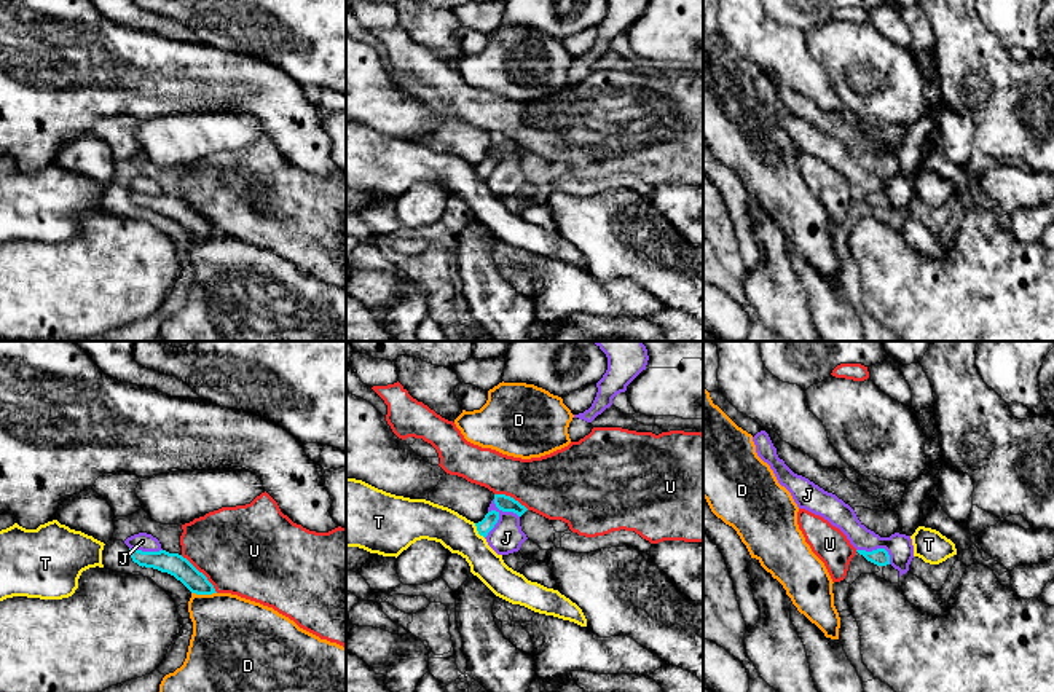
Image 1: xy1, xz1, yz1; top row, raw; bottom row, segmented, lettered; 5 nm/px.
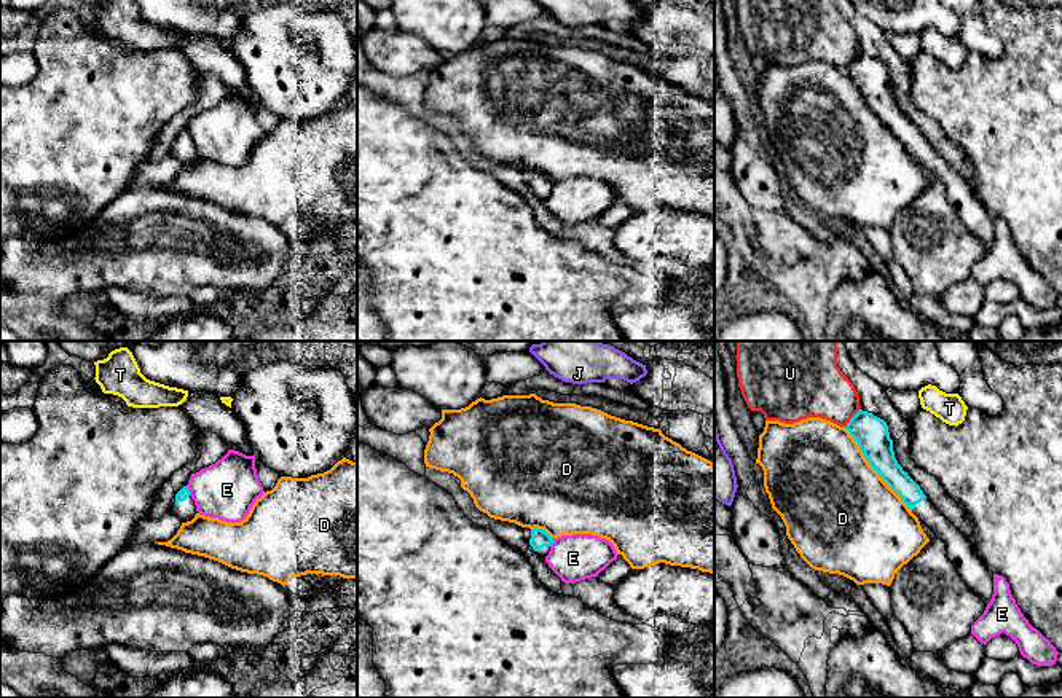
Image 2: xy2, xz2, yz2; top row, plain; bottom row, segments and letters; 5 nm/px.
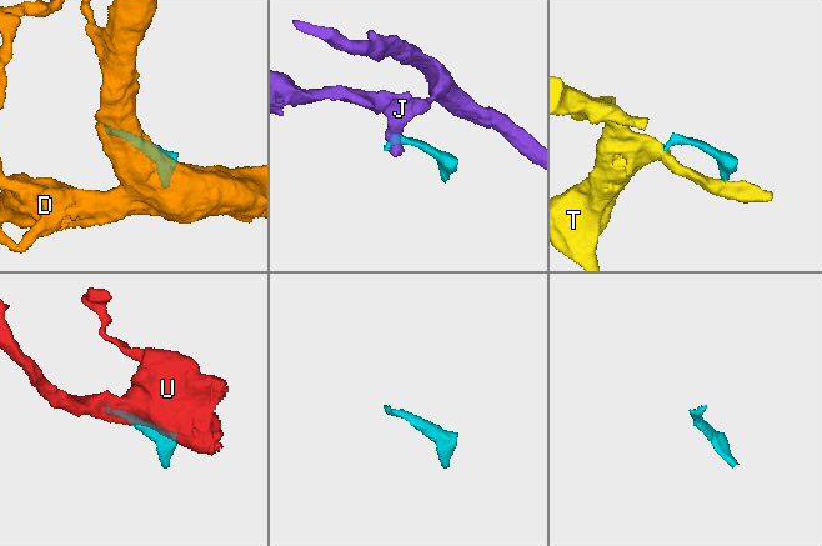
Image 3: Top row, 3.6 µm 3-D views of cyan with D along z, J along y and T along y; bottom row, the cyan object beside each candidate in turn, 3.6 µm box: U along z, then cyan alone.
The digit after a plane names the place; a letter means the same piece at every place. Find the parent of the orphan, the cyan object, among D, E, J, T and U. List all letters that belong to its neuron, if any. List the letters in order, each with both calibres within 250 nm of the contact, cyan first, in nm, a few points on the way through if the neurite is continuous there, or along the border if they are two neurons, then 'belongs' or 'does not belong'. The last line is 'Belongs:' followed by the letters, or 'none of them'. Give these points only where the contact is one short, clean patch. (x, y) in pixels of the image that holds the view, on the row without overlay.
D: 170/500 nm | does not belong
E: 60/300 nm | along xy2 (185, 129), (190, 137) | does not belong
J: 70/160 nm | along xz1 (519, 158), (501, 153), (498, 165), (485, 180) | does not belong
T: 70/190 nm | along xz1 (474, 166), (483, 180) | does not belong
U: 110/460 nm | does not belong
Belongs: none of them

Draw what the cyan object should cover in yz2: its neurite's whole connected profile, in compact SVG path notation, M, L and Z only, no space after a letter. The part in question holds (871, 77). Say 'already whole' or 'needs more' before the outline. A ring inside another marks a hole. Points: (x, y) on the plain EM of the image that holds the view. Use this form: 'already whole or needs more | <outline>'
needs more | M859 53L845 72L879 120L936 177L936 182L946 186L949 202L965 228L987 249L993 237L993 215L982 206L970 182L926 142L920 129L898 107L887 65Z

